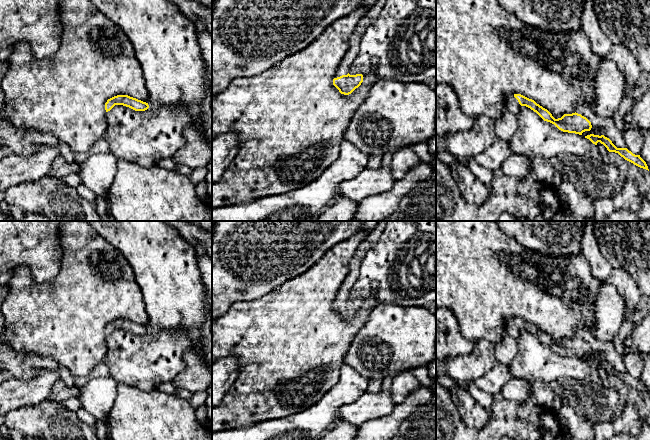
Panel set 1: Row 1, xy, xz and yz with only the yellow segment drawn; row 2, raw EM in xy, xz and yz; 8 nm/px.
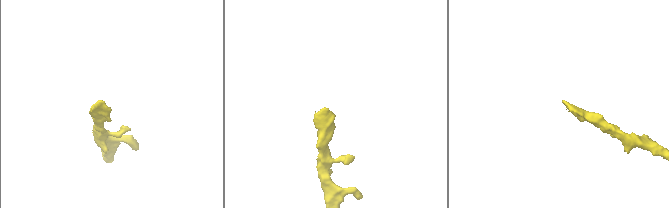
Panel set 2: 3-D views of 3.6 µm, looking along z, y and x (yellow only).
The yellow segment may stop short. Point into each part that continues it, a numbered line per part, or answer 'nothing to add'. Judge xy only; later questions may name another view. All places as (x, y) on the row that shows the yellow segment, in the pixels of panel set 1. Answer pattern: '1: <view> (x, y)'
nothing to add

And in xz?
nothing to add

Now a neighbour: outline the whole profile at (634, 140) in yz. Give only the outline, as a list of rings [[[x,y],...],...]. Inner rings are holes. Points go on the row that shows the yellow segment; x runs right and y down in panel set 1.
[[[628,129],[623,132],[623,136],[626,148],[633,154],[640,155],[644,145],[644,138],[640,131],[636,129]]]

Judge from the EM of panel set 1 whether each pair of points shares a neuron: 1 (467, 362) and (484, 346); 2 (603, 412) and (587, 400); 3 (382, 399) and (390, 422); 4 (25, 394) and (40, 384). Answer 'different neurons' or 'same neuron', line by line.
1: same neuron
2: same neuron
3: different neurons
4: same neuron

